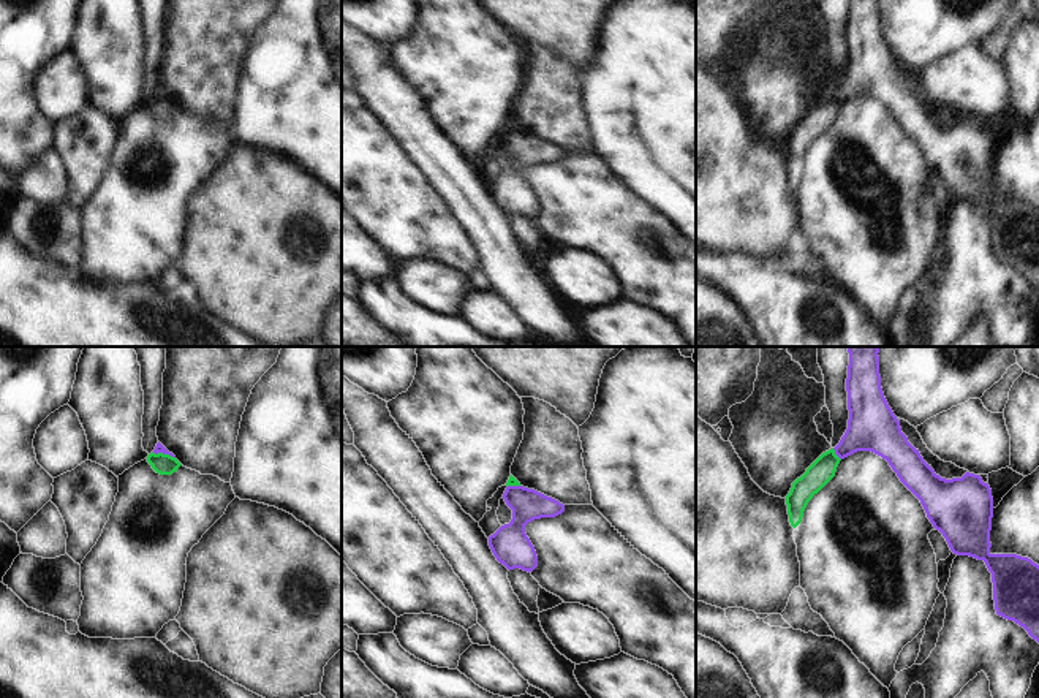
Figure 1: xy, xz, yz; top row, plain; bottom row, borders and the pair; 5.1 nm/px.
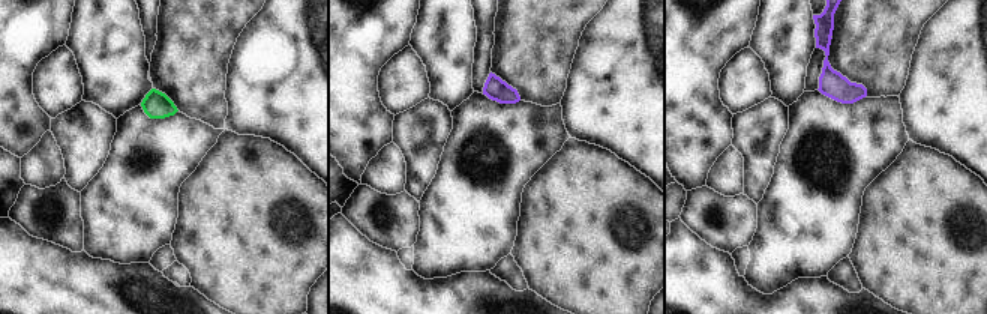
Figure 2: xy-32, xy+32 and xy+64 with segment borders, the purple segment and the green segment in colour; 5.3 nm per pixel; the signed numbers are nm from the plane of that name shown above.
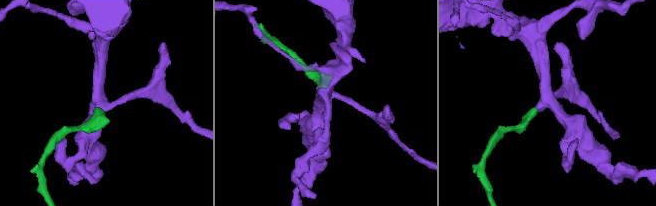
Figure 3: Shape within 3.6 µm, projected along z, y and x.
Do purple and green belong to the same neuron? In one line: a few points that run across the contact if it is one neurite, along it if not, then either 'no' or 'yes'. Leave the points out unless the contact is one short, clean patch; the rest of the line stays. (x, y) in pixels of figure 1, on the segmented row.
yz (832, 448), (840, 459) | no

